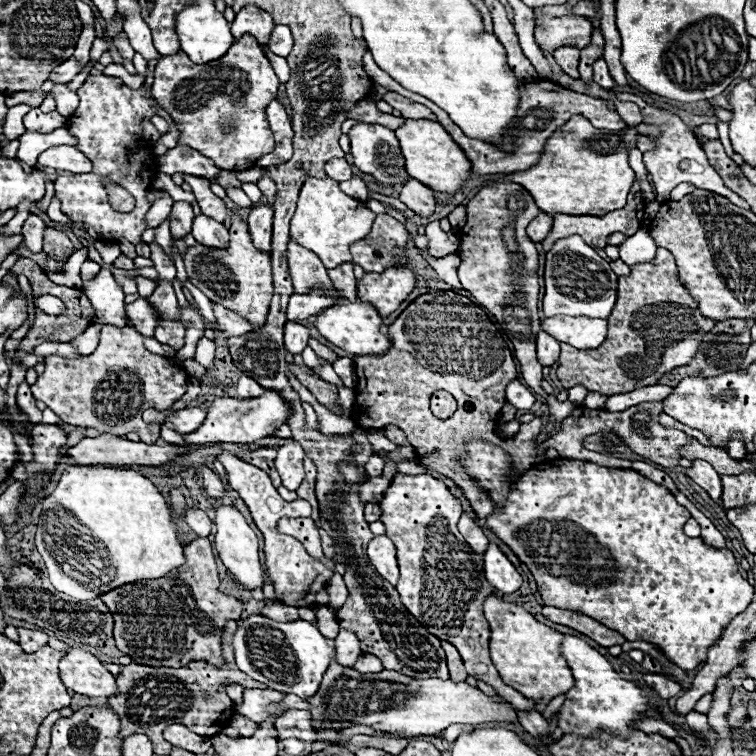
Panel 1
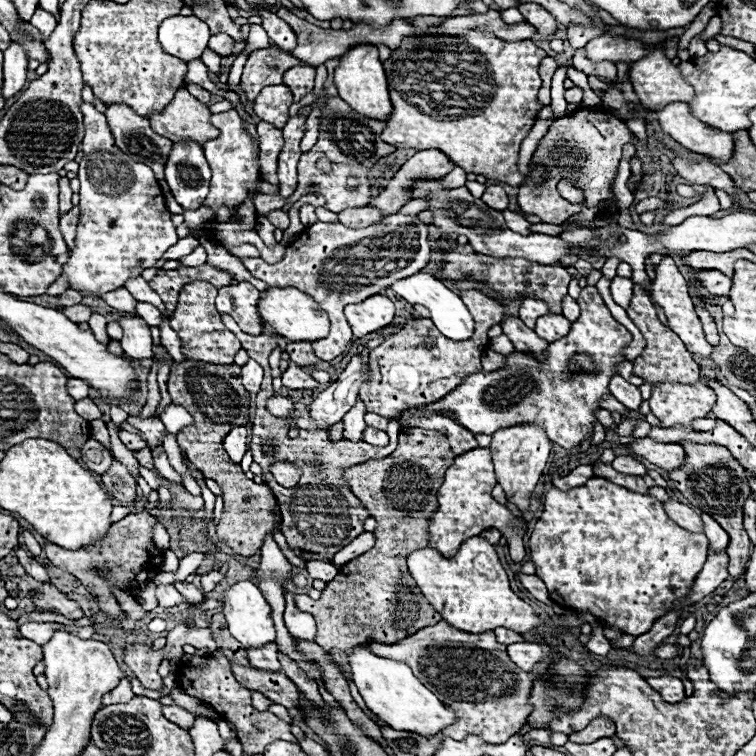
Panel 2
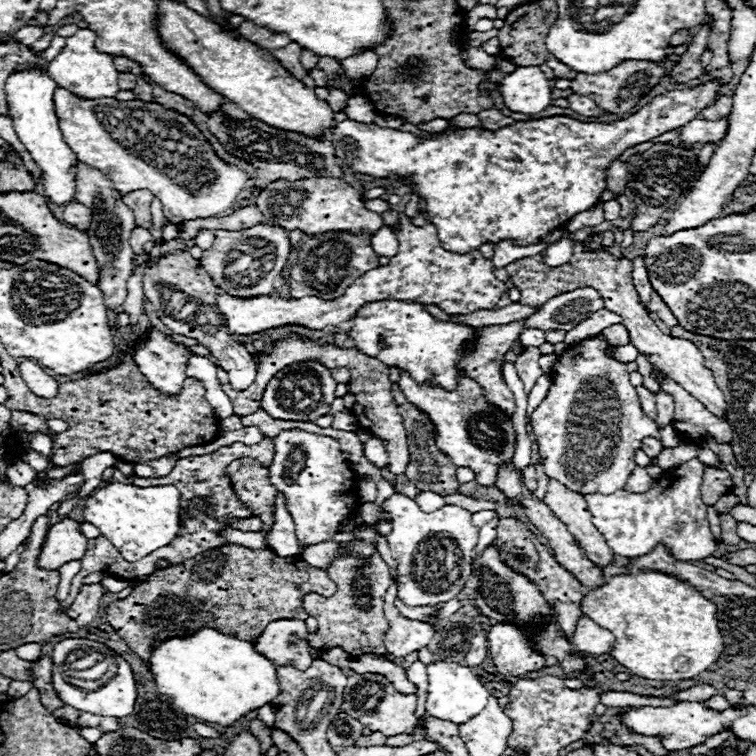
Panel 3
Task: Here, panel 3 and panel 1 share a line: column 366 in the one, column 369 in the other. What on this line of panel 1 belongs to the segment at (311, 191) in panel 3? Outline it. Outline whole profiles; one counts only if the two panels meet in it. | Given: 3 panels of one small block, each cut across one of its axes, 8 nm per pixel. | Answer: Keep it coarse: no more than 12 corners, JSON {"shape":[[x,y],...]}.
{"shape":[[306,178],[290,238],[326,268],[350,244],[376,214],[332,178]]}

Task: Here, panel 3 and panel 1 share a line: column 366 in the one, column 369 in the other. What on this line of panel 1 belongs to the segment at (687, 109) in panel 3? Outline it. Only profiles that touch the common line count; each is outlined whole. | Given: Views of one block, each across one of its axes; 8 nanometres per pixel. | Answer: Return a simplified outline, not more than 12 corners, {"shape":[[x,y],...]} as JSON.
{"shape":[[380,124],[348,132],[354,164],[378,182],[412,180],[394,130]]}

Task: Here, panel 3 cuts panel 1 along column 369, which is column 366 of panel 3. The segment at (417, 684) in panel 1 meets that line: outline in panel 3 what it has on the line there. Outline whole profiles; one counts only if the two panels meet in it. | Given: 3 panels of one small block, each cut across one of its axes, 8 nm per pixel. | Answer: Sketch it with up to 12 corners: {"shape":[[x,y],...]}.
{"shape":[[348,670],[342,710],[372,732],[412,734],[416,696]]}

